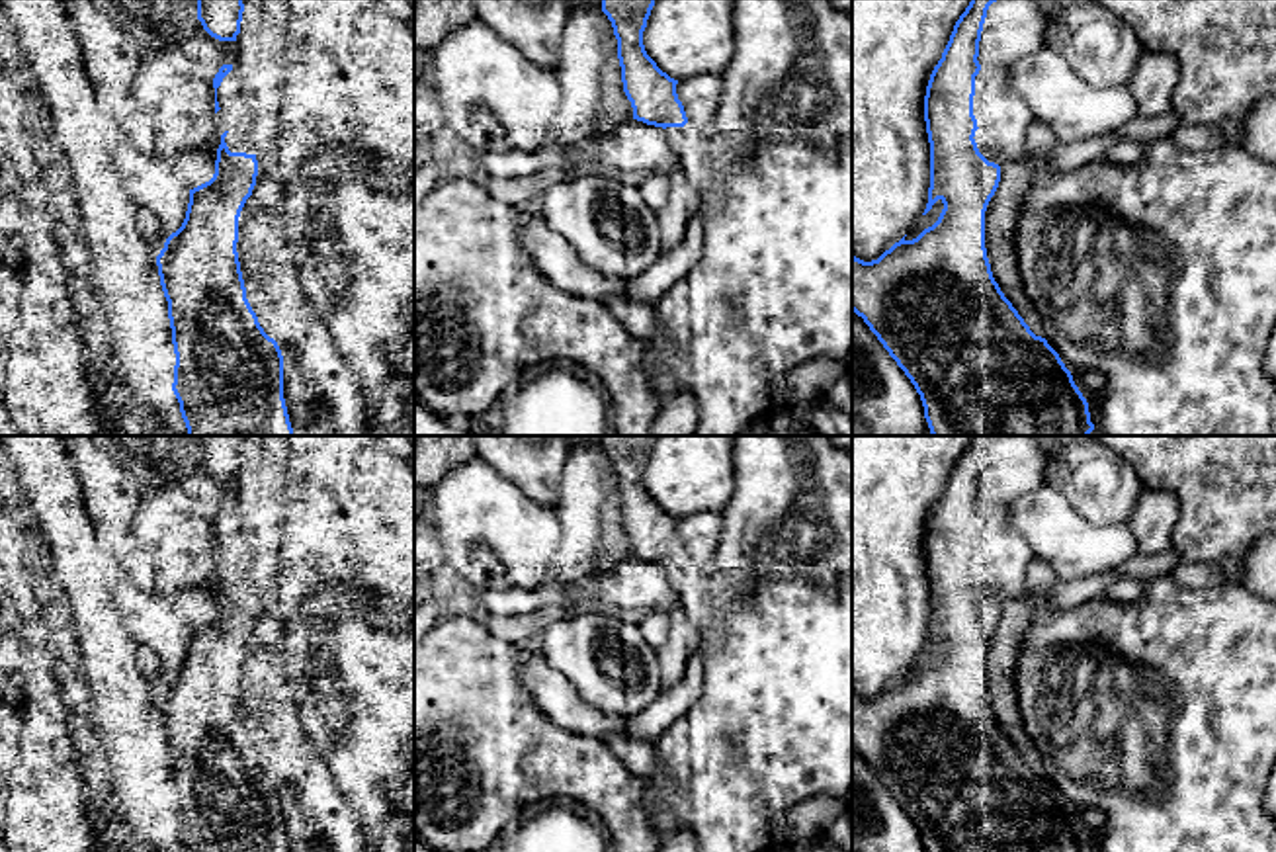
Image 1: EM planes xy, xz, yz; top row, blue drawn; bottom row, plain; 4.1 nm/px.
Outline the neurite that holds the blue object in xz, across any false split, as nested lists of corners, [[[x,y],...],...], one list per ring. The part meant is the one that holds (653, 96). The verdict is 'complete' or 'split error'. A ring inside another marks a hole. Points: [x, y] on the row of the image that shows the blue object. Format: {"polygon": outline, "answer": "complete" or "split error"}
{"polygon": [[[602,0],[602,12],[617,39],[623,92],[631,102],[633,119],[666,131],[690,186],[700,199],[707,199],[713,180],[707,137],[688,121],[676,94],[678,80],[662,72],[643,45],[653,6],[655,0]]], "answer": "split error"}

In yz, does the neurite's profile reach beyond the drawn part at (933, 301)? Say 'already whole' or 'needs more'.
needs more

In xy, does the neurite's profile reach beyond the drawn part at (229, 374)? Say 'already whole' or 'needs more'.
needs more

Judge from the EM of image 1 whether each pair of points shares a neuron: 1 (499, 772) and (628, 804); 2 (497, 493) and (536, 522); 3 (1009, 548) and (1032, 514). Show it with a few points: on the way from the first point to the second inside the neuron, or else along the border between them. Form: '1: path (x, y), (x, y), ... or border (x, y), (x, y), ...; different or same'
1: path (530, 772), (589, 772), (596, 778); same
2: path (507, 503), (526, 522); same
3: border (1005, 505), (1009, 526), (1024, 540), (1032, 555); different

